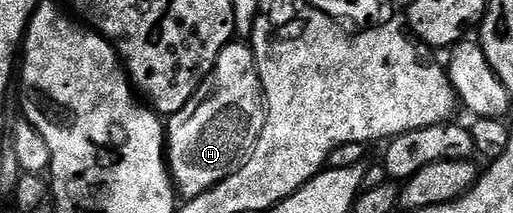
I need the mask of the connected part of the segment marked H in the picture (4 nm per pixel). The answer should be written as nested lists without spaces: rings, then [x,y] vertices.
[[[229,42],[218,54],[212,74],[196,95],[166,120],[166,159],[172,174],[172,183],[181,197],[200,196],[224,181],[230,174],[241,171],[250,153],[256,149],[262,134],[266,105],[264,87],[260,85],[260,75],[256,69],[256,59],[247,43]]]

